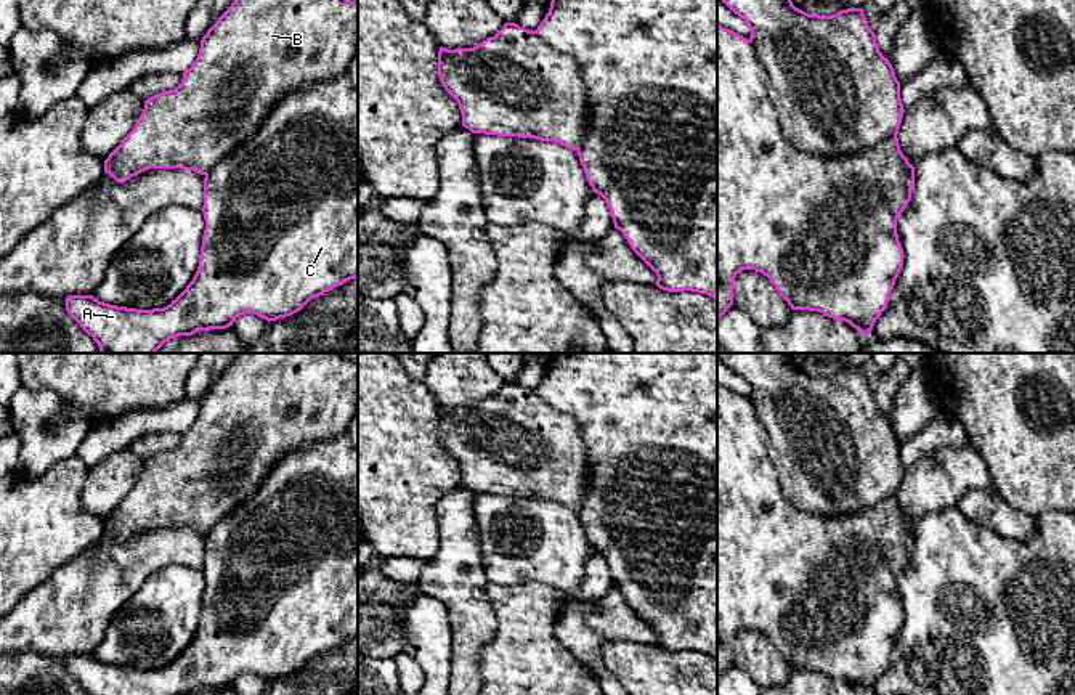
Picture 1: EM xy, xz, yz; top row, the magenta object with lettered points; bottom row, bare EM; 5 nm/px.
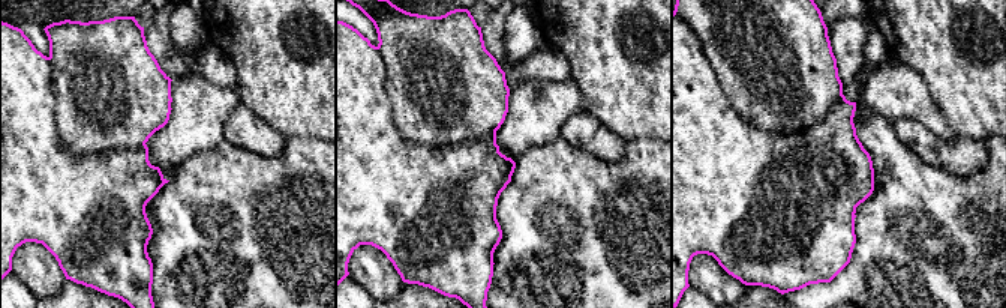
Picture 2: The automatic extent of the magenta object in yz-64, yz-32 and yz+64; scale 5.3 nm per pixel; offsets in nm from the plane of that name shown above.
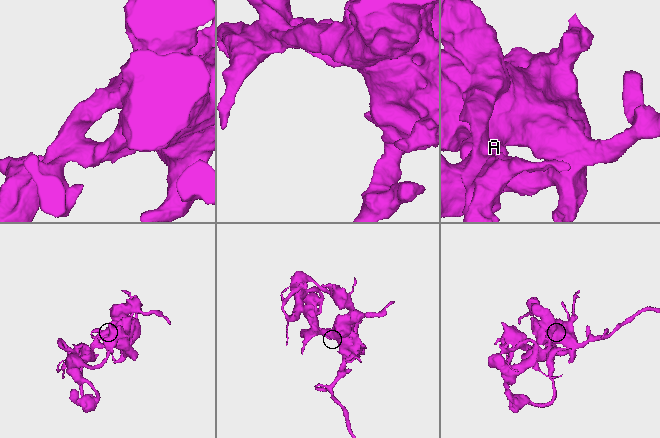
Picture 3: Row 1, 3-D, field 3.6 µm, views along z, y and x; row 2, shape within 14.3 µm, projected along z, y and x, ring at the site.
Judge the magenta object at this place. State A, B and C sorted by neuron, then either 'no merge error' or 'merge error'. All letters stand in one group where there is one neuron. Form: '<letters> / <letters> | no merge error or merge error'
A B C | no merge error

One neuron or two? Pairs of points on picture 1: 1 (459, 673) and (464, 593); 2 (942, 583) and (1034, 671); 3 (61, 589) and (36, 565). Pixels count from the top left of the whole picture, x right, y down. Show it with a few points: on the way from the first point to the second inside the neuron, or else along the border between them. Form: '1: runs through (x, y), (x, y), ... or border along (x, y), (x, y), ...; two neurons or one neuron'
1: runs through (464, 654), (464, 612); one neuron
2: runs through (965, 602), (1011, 649); one neuron
3: border along (77, 554), (18, 601); two neurons

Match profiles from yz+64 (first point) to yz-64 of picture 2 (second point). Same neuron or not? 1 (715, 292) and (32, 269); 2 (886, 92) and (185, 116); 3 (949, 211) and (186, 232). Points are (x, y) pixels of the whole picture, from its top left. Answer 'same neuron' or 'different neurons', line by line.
1: same neuron
2: same neuron
3: same neuron

